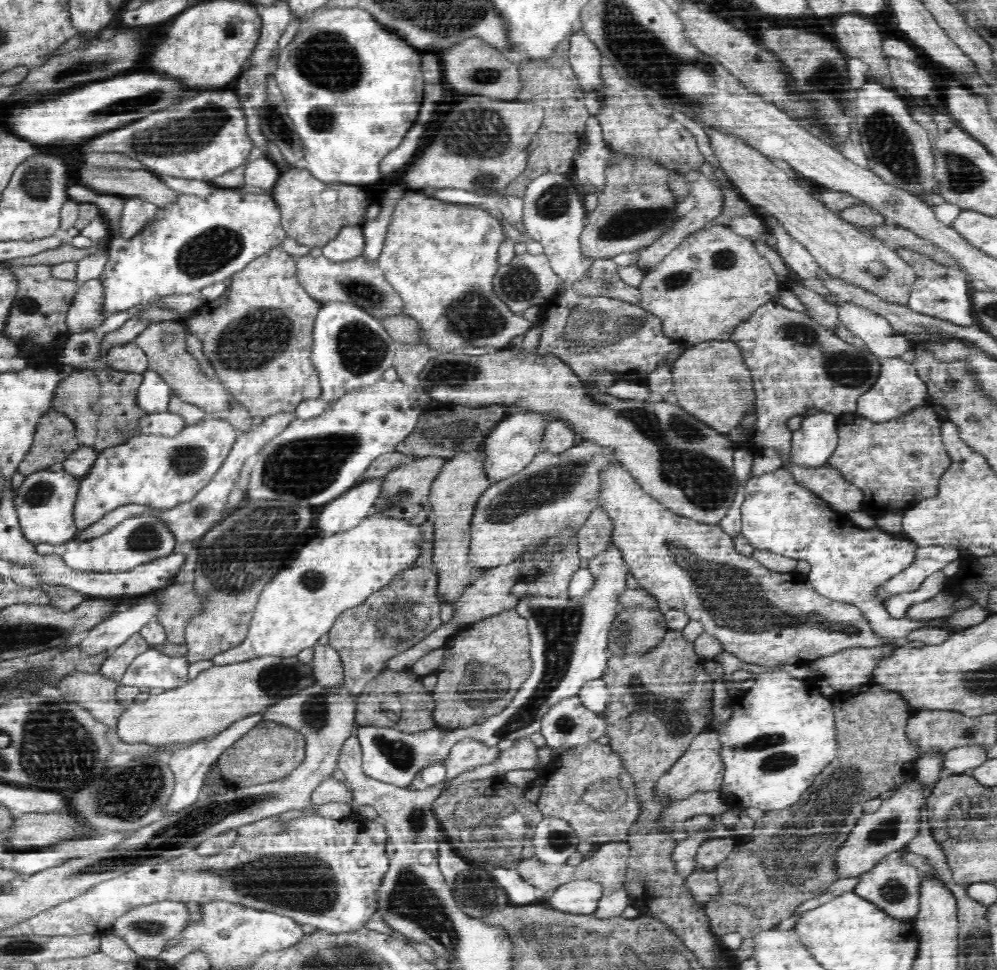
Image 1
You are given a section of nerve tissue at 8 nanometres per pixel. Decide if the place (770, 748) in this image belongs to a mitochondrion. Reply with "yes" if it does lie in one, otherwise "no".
yes

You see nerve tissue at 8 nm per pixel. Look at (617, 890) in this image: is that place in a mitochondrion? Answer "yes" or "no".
no

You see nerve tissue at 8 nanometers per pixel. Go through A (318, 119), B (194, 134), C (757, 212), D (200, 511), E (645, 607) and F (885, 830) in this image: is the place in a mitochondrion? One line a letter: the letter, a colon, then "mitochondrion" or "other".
A: mitochondrion
B: mitochondrion
C: other
D: mitochondrion
E: other
F: mitochondrion

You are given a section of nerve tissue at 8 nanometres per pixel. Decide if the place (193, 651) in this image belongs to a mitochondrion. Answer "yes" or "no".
no

